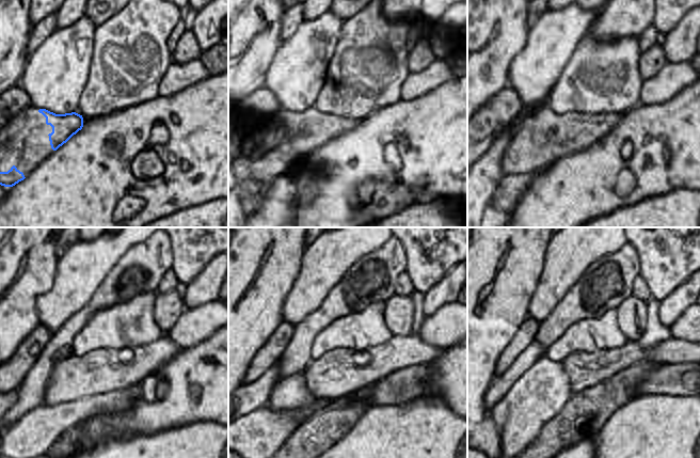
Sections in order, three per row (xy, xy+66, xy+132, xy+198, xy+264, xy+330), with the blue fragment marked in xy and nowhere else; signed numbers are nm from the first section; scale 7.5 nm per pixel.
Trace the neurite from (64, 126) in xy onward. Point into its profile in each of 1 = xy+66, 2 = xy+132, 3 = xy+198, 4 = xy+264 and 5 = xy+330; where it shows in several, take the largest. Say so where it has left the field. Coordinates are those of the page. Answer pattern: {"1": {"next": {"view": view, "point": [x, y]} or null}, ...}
{"1": {"next": {"view": "xy+66", "point": [315, 128]}}, "2": {"next": {"view": "xy+132", "point": [584, 130]}}, "3": {"next": {"view": "xy+198", "point": [113, 369]}}, "4": {"next": {"view": "xy+264", "point": [354, 372]}}, "5": {"next": {"view": "xy+330", "point": [589, 368]}}}

